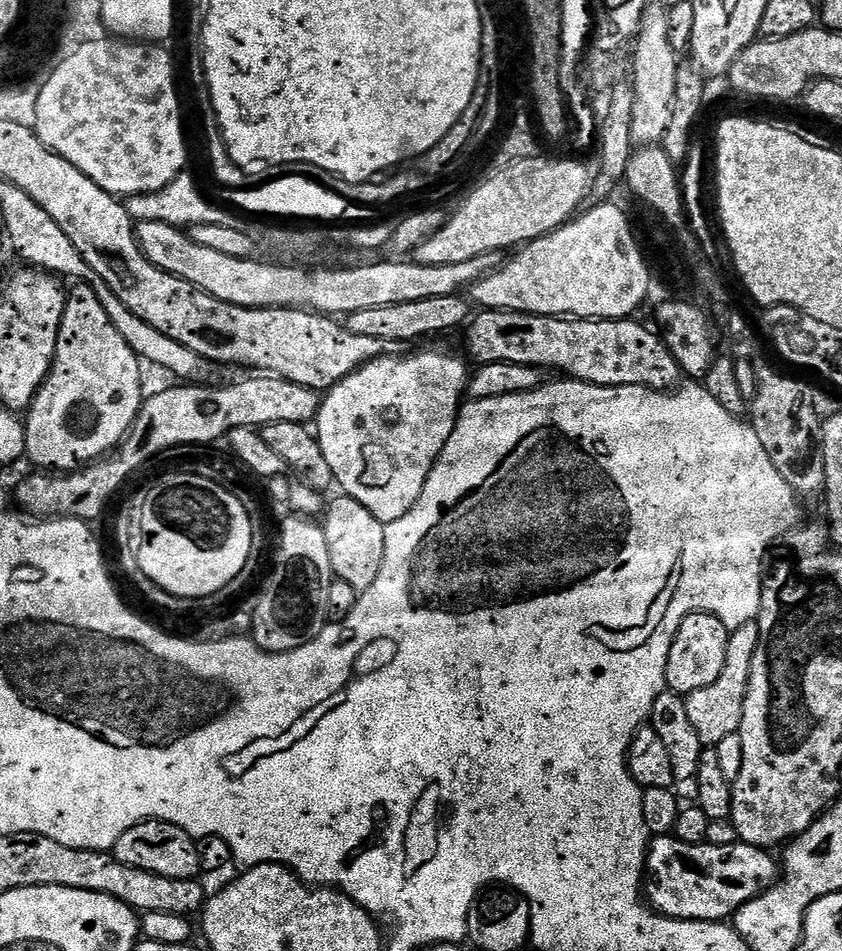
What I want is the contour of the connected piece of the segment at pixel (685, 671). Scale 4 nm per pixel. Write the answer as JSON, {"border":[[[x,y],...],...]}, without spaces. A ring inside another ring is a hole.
{"border":[[[691,612],[682,626],[678,626],[678,634],[670,646],[670,658],[666,658],[667,691],[681,698],[690,698],[694,693],[714,686],[724,673],[729,635],[729,628],[714,614]]]}

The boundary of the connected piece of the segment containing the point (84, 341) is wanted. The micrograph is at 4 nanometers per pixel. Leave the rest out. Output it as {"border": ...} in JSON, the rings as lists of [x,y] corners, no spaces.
{"border":[[[85,282],[75,286],[76,289],[67,293],[52,369],[28,405],[24,420],[27,459],[32,459],[40,470],[51,470],[56,474],[71,474],[77,471],[78,465],[84,466],[115,453],[132,431],[132,423],[146,399],[146,391],[140,385],[141,359],[114,328],[91,286]]]}

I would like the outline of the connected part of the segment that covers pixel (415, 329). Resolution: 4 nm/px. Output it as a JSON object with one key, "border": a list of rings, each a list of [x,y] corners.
{"border":[[[463,295],[443,296],[442,298],[422,298],[422,302],[402,302],[398,306],[373,306],[371,310],[350,312],[346,317],[346,326],[354,334],[365,338],[378,338],[386,342],[402,342],[407,345],[411,340],[420,340],[423,336],[440,336],[443,332],[452,332],[456,327],[467,325],[470,320],[470,304]]]}

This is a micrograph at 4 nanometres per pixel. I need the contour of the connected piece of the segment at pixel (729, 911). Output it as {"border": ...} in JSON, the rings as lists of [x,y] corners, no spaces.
{"border":[[[675,835],[657,836],[649,843],[646,865],[646,900],[651,907],[663,916],[675,920],[715,920],[727,921],[735,917],[743,904],[757,900],[767,888],[778,879],[778,864],[772,861],[771,851],[755,848],[749,844],[687,844],[677,840]]]}

